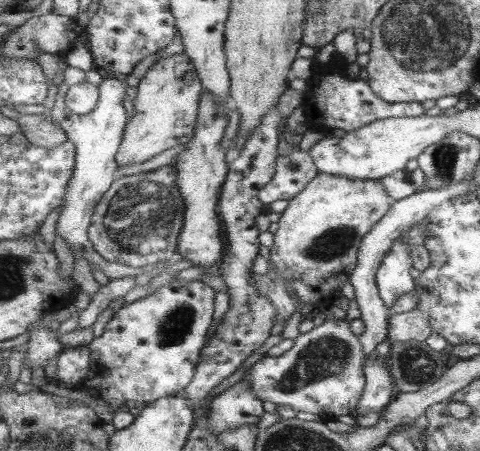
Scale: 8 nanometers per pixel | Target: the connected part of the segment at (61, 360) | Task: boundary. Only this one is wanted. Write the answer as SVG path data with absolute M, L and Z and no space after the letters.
M87 345L65 349L56 361L56 379L53 382L60 386L77 384L90 372L91 357Z

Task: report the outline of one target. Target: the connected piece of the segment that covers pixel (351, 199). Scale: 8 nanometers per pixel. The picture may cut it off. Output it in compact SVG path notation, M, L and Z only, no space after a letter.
M321 172L302 194L290 201L278 222L280 228L274 235L274 244L270 249L269 262L272 270L269 269L266 274L254 273L254 283L276 306L277 324L293 319L295 314L295 299L291 299L289 292L285 289L285 281L294 290L300 307L309 303L323 310L325 307L336 305L337 289L340 290L345 282L351 284L351 273L358 267L359 250L365 235L369 234L390 212L393 204L394 201L390 199L385 186L379 180L351 180L351 178L331 176Z

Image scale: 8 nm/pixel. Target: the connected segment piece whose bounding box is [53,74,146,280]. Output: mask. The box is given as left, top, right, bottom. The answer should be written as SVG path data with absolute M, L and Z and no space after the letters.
M104 74L103 80L99 84L100 99L93 112L85 116L73 116L73 113L67 108L63 101L63 94L57 98L57 106L53 110L53 118L59 123L59 126L67 133L70 140L77 148L76 169L73 179L69 184L69 191L63 200L63 208L59 212L57 220L56 233L64 238L64 242L69 246L69 250L74 260L87 260L95 269L102 271L109 280L117 280L127 277L135 277L138 274L144 274L144 268L131 268L125 264L111 263L103 259L103 256L97 252L93 243L91 243L89 231L93 224L95 208L99 201L112 188L116 182L118 163L118 152L123 142L127 125L130 124L127 110L125 110L125 98L127 98L127 83L117 78Z

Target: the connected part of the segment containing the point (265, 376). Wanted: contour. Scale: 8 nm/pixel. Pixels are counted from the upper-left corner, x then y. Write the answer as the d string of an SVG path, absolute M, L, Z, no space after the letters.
M328 320L309 332L303 333L296 338L291 350L278 357L265 356L251 366L245 379L250 382L254 393L261 400L268 400L276 404L287 404L293 409L310 412L318 415L323 422L327 420L339 420L339 416L345 414L355 417L366 391L366 354L360 336L351 330L351 321Z

